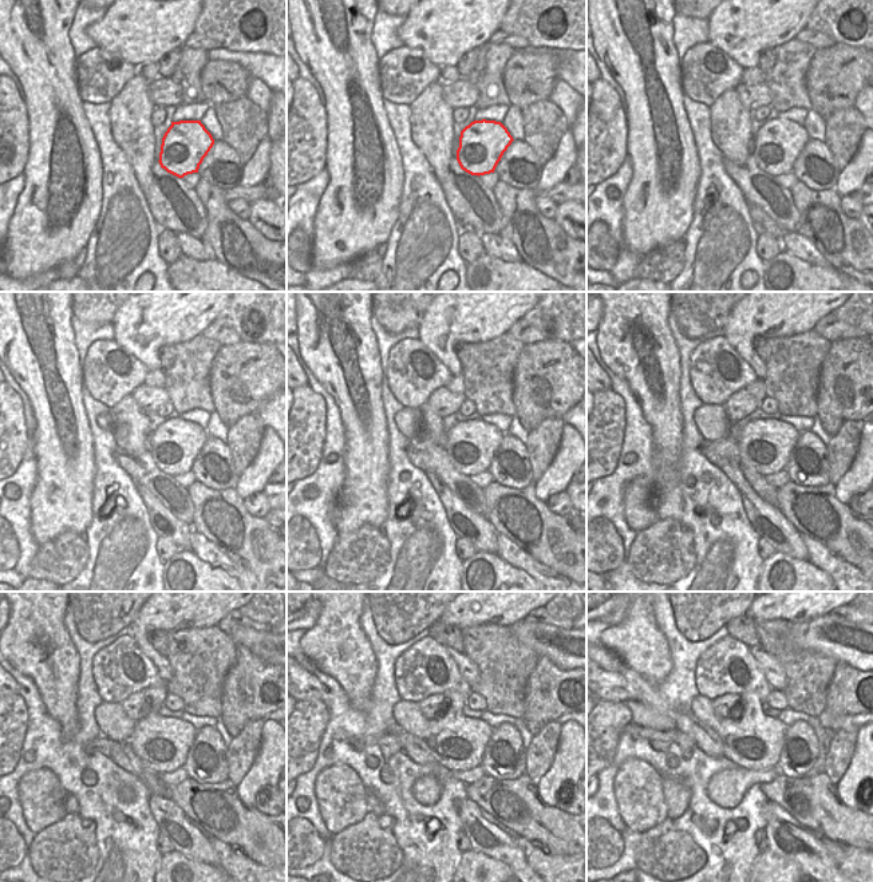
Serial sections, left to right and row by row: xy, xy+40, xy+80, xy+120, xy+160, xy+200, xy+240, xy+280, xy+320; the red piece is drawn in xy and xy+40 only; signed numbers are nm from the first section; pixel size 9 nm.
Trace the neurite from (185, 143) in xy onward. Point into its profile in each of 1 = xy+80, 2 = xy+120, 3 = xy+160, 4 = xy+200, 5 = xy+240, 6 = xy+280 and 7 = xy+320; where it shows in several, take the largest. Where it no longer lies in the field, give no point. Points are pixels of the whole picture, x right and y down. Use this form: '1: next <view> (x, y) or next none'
1: next xy+80 (778, 143)
2: next xy+120 (174, 445)
3: next xy+160 (470, 445)
4: next xy+200 (765, 445)
5: next xy+240 (161, 743)
6: next xy+280 (457, 742)
7: next xy+320 (754, 742)

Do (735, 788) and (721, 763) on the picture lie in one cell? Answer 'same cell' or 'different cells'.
different cells

